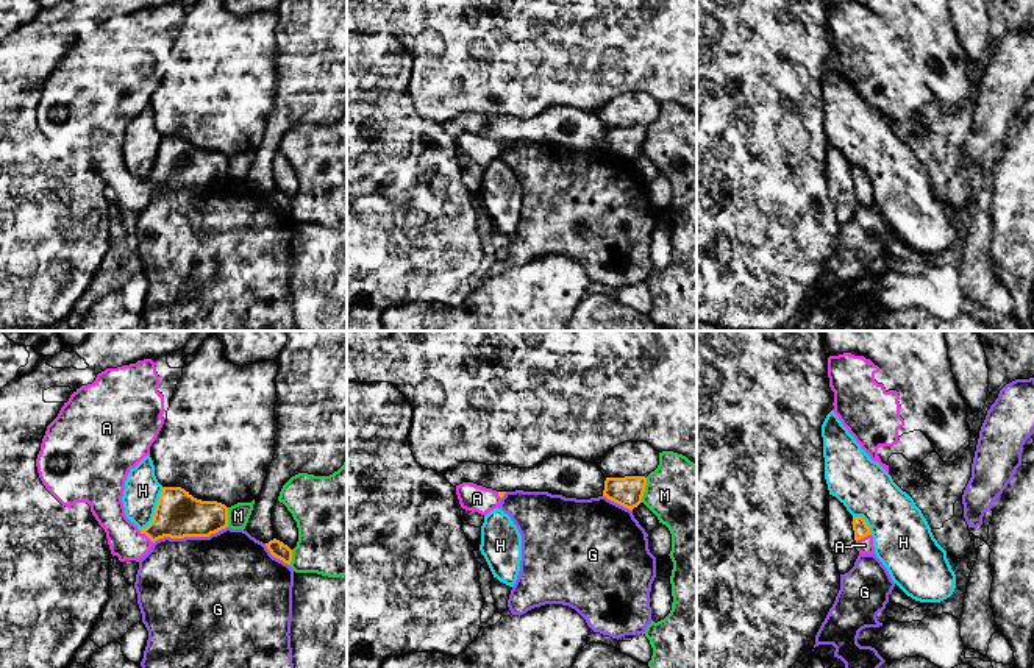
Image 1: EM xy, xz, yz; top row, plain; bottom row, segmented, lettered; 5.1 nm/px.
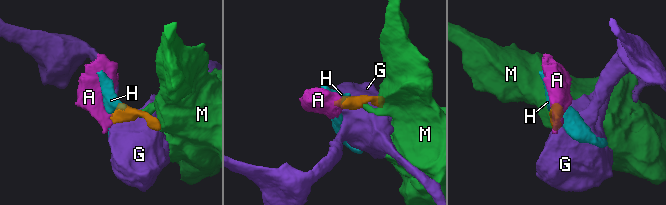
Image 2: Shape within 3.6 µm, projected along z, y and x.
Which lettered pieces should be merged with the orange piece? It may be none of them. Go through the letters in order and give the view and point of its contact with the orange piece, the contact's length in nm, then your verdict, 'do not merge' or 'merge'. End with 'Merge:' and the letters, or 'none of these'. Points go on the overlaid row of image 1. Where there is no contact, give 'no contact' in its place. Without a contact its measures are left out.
A: meets orange in xy at (146, 534); contact 110 nm long; merge
G: meets orange in xy at (191, 536); contact 400 nm long; do not merge
H: meets orange in xy at (155, 511); contact 260 nm long; do not merge
M: meets orange in xz at (644, 490); contact 130 nm long; do not merge
Merge: A

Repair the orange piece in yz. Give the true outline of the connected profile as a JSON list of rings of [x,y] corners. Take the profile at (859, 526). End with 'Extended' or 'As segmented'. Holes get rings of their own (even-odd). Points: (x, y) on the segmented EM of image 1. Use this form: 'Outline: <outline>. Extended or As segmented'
Outline: [[[853,517],[851,524],[859,554],[875,554],[873,537],[865,520],[862,517]]]. Extended

